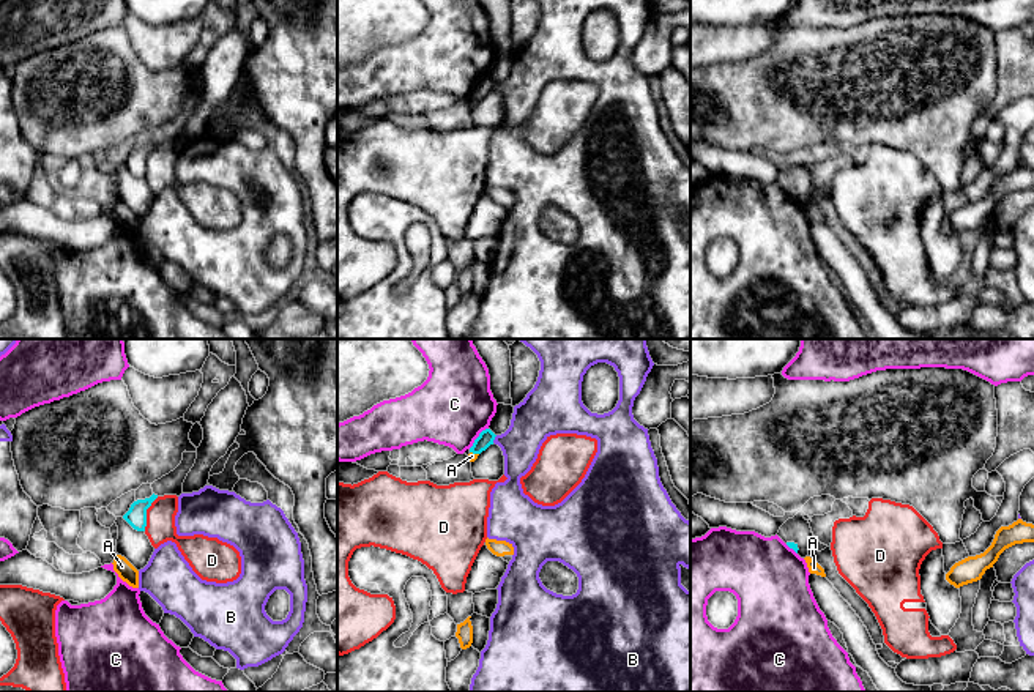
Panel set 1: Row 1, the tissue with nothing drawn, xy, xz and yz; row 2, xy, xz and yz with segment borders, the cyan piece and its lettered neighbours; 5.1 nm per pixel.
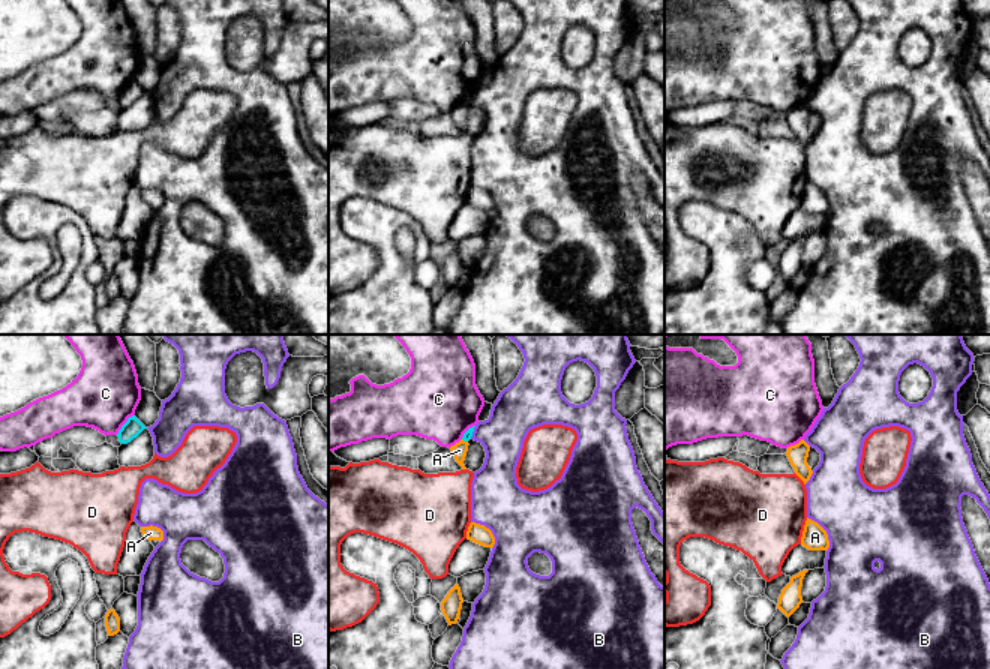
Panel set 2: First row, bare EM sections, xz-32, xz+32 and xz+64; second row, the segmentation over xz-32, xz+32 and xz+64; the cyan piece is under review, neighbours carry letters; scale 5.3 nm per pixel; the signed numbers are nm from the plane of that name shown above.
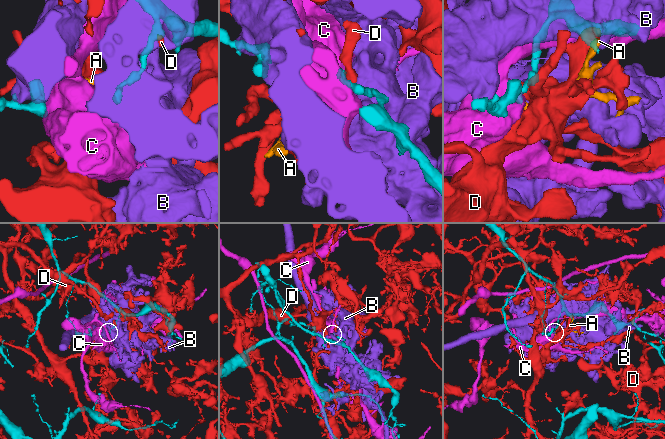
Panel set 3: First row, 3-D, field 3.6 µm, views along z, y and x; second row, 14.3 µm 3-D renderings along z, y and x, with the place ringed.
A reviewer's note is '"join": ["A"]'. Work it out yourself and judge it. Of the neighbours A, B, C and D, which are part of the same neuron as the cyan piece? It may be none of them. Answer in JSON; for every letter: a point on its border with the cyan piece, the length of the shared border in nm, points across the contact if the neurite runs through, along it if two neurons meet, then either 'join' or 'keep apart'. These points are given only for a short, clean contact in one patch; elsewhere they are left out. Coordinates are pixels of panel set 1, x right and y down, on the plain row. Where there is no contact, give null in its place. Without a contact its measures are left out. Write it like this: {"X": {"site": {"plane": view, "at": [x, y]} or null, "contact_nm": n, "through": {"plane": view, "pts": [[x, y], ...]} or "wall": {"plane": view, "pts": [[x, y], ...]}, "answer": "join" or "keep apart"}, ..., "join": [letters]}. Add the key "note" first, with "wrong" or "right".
{"note": "wrong", "A": {"site": {"plane": "xz", "at": [475, 100]}, "contact_nm": 50, "wall": {"plane": "xz", "pts": [[470, 98], [478, 101]]}, "answer": "keep apart"}, "B": {"site": {"plane": "xz", "at": [494, 85]}, "contact_nm": 50, "answer": "keep apart"}, "C": {"site": {"plane": "xz", "at": [478, 84]}, "contact_nm": 150, "answer": "keep apart"}, "D": {"site": {"plane": "xy", "at": [145, 161]}, "contact_nm": 190, "answer": "keep apart"}, "join": []}

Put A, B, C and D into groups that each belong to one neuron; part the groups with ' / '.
A / B / C / D

